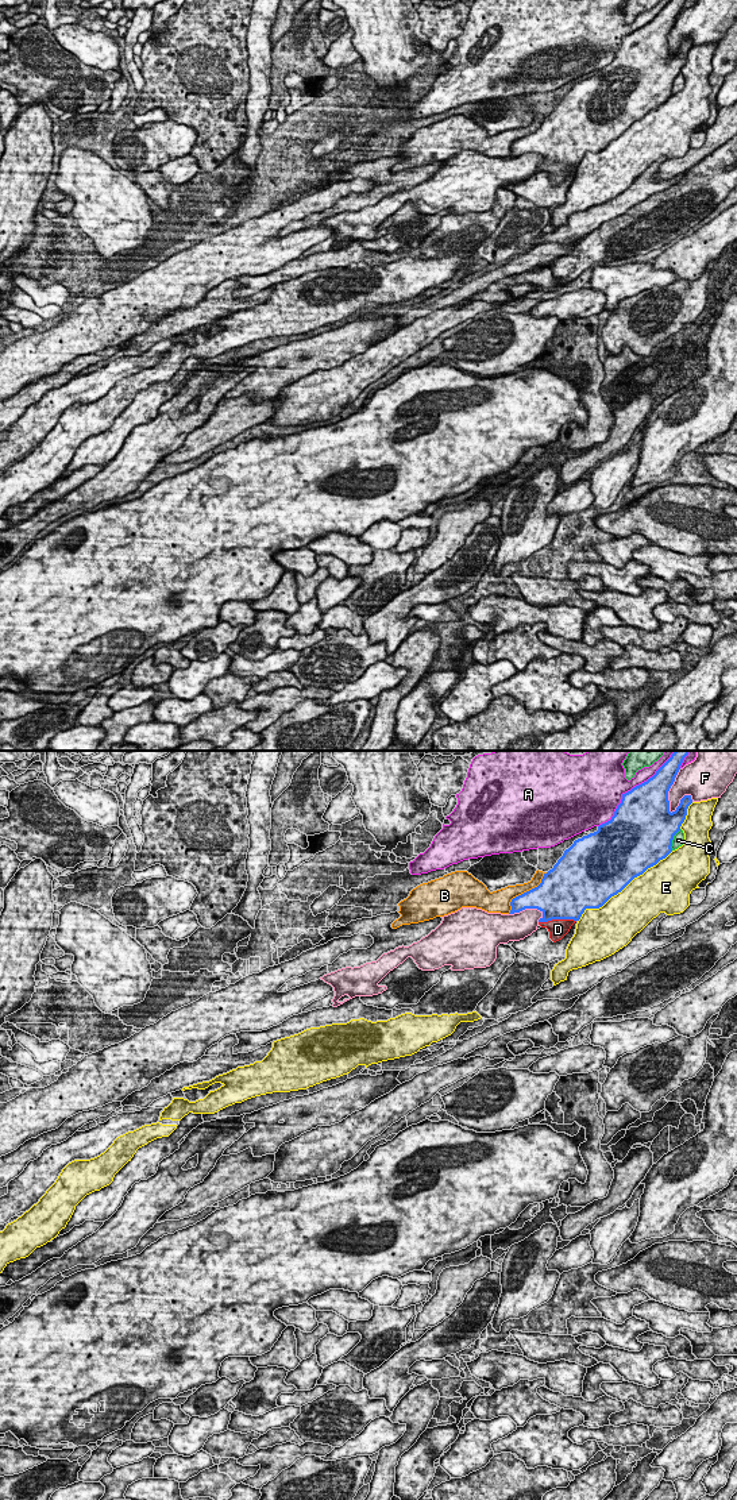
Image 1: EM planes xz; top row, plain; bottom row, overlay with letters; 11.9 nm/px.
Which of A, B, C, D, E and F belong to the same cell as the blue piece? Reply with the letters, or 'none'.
D

